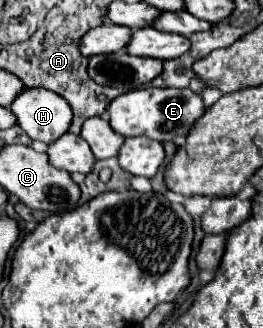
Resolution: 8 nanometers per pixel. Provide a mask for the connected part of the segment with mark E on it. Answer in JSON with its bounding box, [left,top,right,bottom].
[108,88,204,142]

